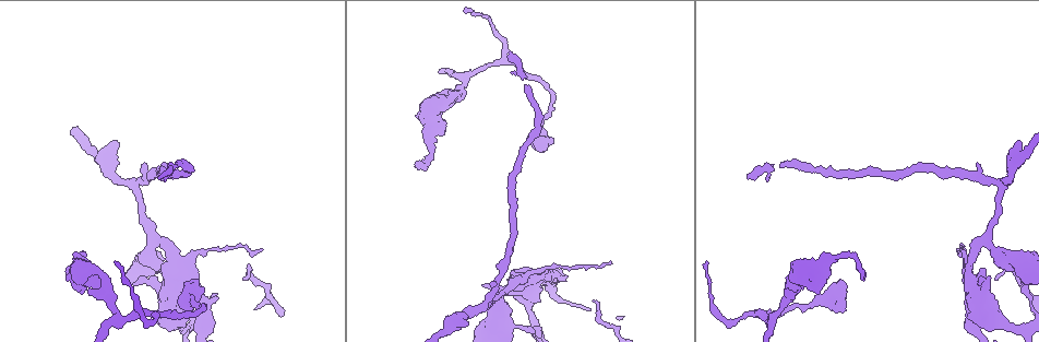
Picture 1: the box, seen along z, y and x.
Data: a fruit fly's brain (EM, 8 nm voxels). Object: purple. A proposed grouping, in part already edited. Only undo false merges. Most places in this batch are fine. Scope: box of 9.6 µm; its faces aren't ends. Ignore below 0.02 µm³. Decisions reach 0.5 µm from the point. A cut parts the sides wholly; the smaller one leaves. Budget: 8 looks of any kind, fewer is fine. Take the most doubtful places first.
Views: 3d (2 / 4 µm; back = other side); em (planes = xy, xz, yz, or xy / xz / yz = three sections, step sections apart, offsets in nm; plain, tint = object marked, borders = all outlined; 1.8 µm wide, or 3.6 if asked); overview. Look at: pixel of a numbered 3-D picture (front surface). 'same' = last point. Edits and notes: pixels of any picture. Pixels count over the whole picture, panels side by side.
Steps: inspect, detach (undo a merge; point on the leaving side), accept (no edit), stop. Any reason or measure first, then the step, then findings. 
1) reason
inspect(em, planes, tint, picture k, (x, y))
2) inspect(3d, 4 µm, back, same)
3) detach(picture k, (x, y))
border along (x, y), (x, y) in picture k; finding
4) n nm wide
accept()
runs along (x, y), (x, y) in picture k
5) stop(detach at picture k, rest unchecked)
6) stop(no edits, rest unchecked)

four or more arms meet
inspect(em, planes, tint, picture 1, (973, 284))

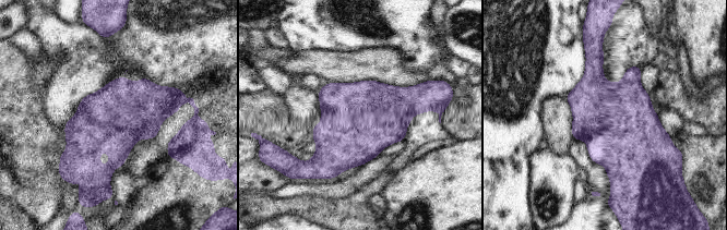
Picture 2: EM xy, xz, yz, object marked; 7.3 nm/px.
480 nm wide
accept()
continuous, no second neuron

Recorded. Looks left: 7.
a fork
inspect(em, 3.6 µm, planes, tint, picture 1, (154, 312))

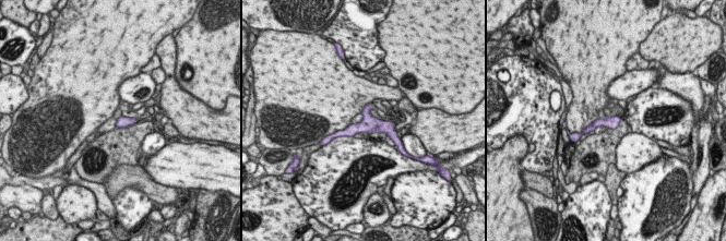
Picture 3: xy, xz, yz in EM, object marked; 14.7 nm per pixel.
accept()
runs along (337, 134), (362, 127), (383, 127), (391, 134) in picture 3; continuous, no second neuron

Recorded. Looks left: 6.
branch point
inspect(em, 3.6 µm, planes, tint, picture 1, (84, 268))

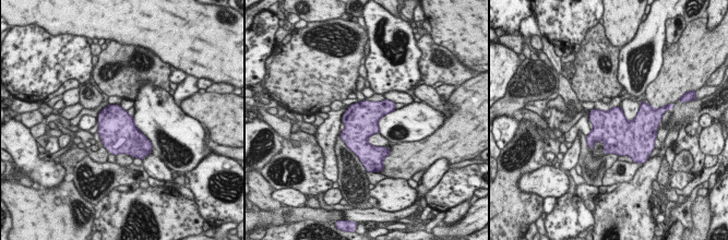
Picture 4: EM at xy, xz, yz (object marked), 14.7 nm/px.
accept()
one neuron here

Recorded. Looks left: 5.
branch point
inspect(em, planes, tint, picture 1, (487, 306))

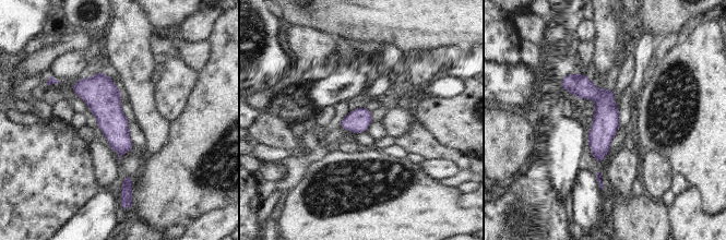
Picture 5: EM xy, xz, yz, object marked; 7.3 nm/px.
accept()
runs along (562, 83), (602, 103), (598, 159) in picture 5; one neuron here

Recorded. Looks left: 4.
stop(no edits, rest unchecked)

